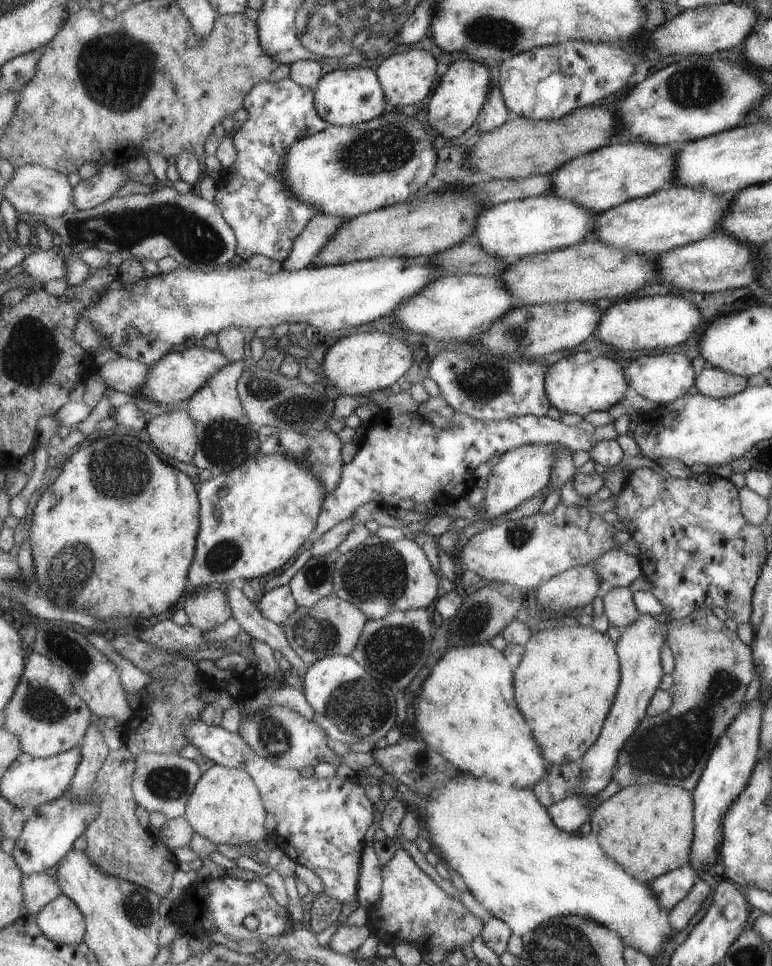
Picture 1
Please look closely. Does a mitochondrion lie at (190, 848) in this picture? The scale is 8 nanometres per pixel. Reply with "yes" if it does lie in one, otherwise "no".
no

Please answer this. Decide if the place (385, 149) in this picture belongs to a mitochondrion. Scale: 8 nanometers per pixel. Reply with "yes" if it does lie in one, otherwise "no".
yes

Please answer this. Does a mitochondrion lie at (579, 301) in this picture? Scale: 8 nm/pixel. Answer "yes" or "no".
no

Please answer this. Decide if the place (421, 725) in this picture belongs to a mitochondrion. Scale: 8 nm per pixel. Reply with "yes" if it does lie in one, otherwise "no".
no

